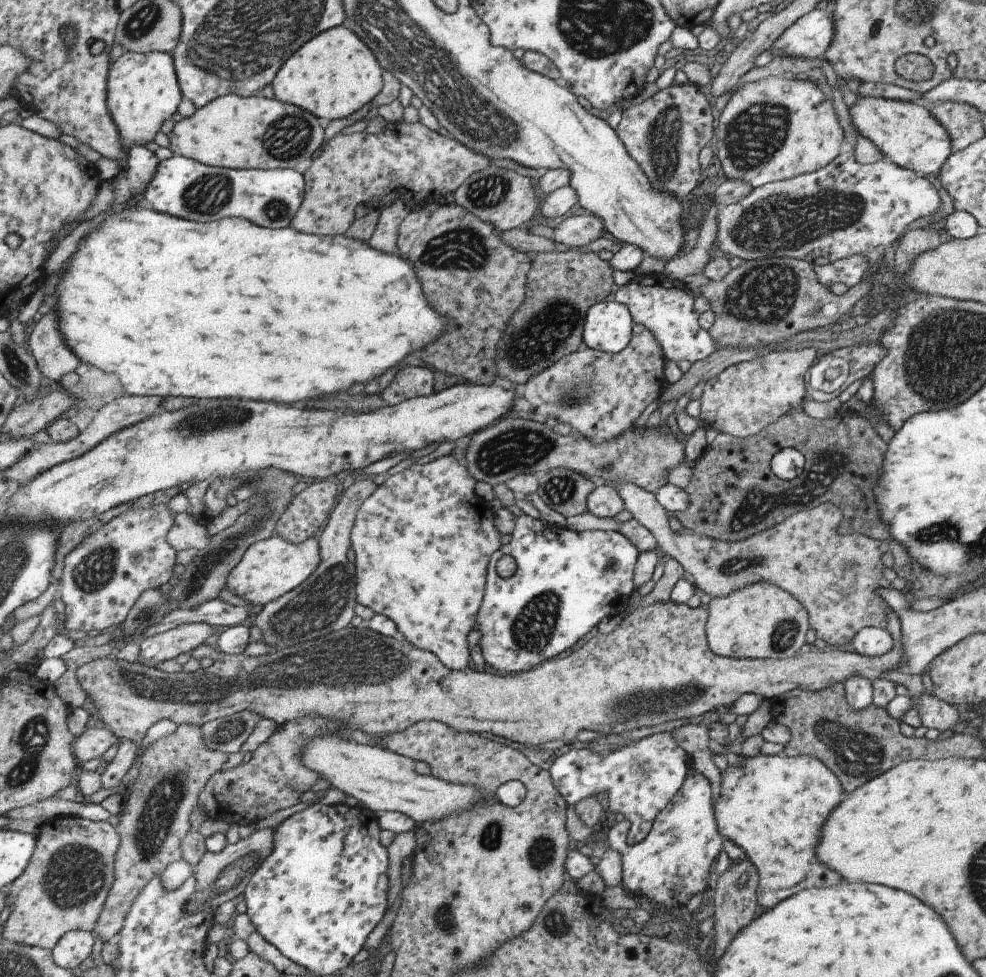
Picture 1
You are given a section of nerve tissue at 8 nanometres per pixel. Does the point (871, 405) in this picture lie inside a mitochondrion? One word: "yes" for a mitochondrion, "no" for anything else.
no

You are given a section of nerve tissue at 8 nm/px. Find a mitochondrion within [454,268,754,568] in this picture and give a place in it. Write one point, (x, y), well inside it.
(549, 328)

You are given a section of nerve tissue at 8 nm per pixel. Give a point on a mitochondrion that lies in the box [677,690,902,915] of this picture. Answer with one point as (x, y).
(857, 752)

